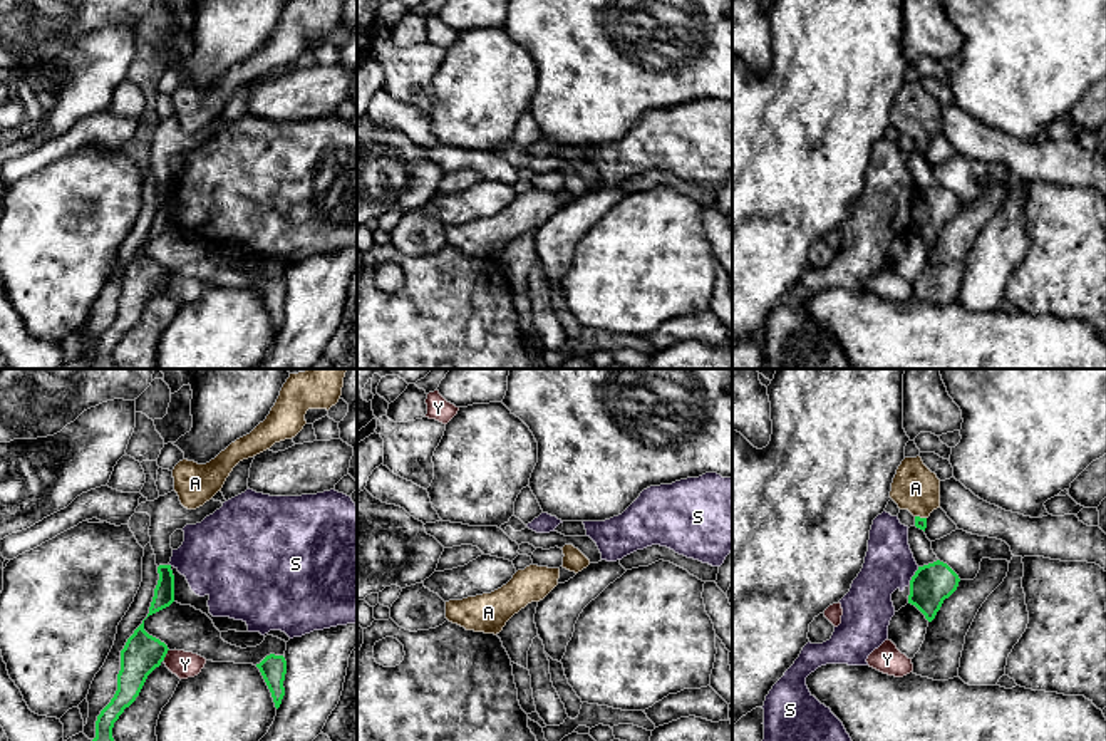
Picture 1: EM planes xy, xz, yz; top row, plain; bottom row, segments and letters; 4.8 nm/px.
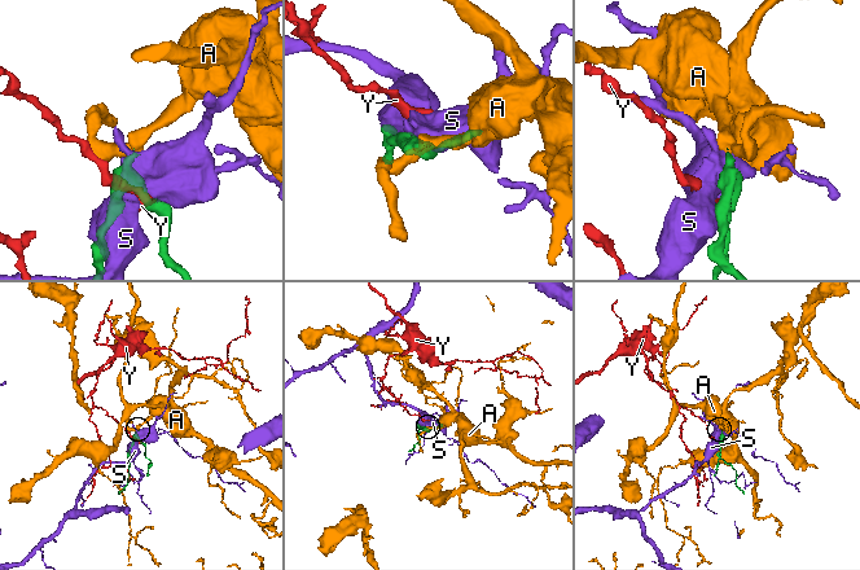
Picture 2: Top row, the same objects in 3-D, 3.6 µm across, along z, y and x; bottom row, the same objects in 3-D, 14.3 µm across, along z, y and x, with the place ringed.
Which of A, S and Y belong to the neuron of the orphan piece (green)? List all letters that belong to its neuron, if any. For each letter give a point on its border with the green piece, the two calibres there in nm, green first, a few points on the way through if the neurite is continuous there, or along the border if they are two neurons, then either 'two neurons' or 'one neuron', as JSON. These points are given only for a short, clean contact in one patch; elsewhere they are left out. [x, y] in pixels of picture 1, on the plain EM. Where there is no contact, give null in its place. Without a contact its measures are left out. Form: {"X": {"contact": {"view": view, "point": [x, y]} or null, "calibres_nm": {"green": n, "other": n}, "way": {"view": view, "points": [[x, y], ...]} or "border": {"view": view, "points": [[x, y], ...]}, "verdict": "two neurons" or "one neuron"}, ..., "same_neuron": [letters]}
{"A": {"contact": {"view": "yz", "point": [919, 141]}, "calibres_nm": {"green": 50, "other": 220}, "way": {"view": "yz", "points": [[920, 148], [919, 141], [919, 116], [915, 113]]}, "verdict": "one neuron"}, "S": {"contact": {"view": "yz", "point": [914, 200]}, "calibres_nm": {"green": 190, "other": 240}, "verdict": "two neurons"}, "Y": {"contact": {"view": "xy", "point": [166, 277]}, "calibres_nm": {"green": 190, "other": 130}, "border": {"view": "xy", "points": [[168, 274], [163, 284]]}, "verdict": "two neurons"}, "same_neuron": ["A"]}

